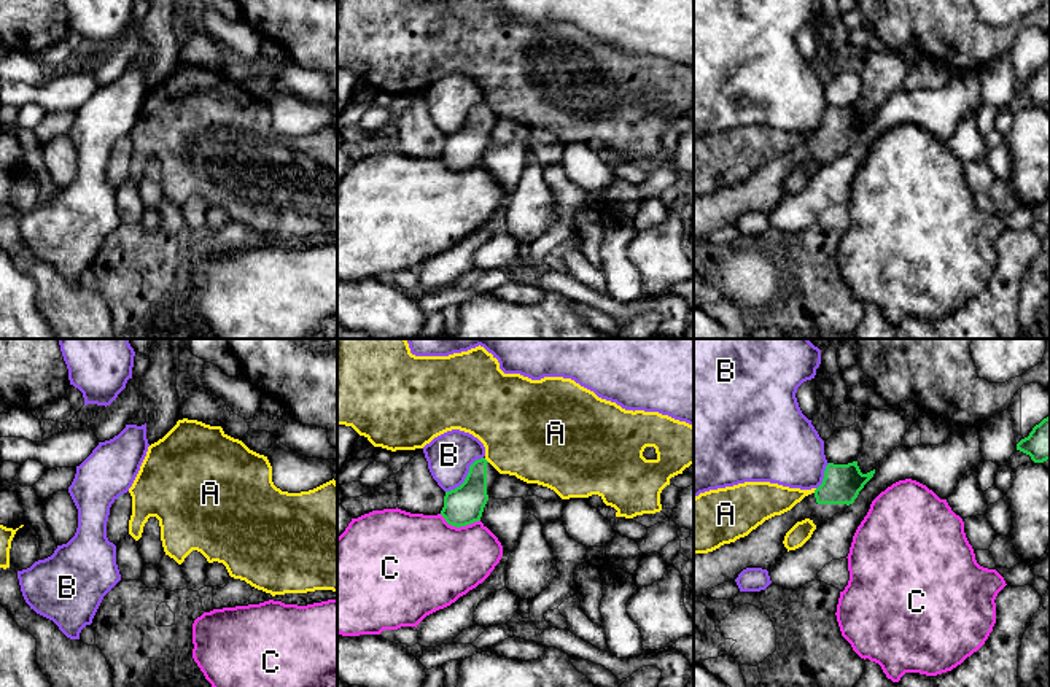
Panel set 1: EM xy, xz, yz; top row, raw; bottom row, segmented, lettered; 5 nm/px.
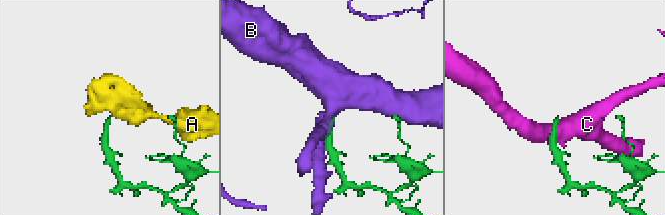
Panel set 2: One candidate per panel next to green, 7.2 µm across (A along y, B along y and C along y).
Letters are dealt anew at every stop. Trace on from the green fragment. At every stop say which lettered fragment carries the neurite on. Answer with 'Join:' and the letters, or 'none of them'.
Join: none of them

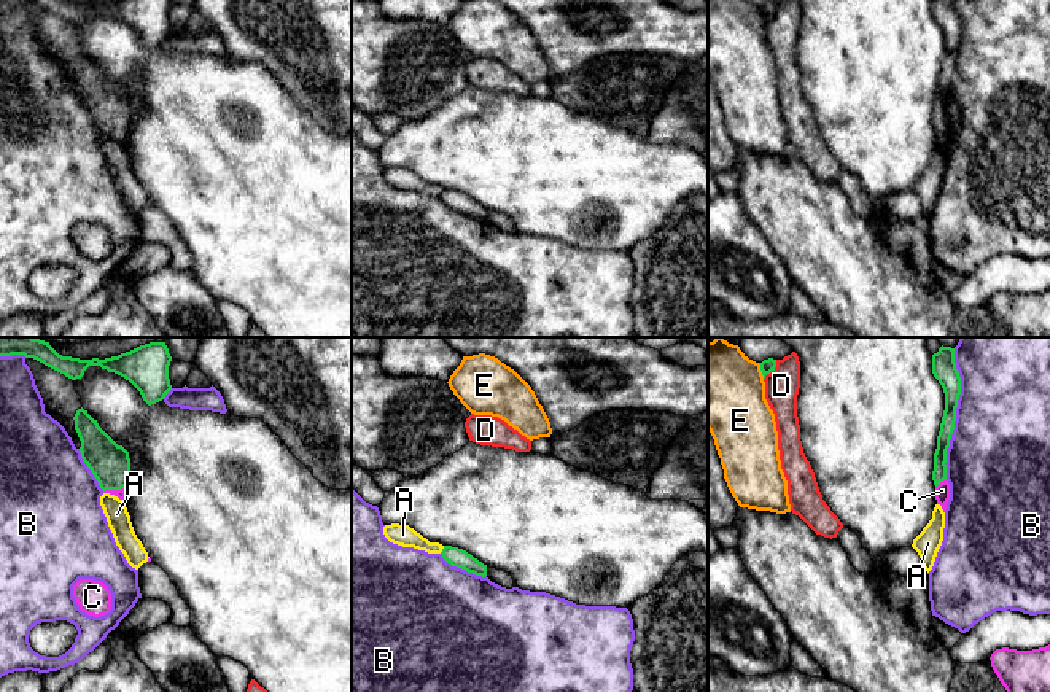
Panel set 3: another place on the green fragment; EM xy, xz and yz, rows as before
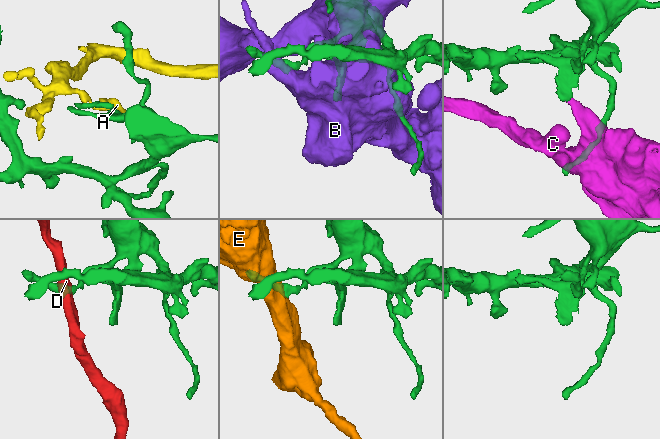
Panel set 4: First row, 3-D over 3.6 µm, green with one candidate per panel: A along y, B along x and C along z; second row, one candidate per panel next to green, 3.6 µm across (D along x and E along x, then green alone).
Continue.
Join: C

